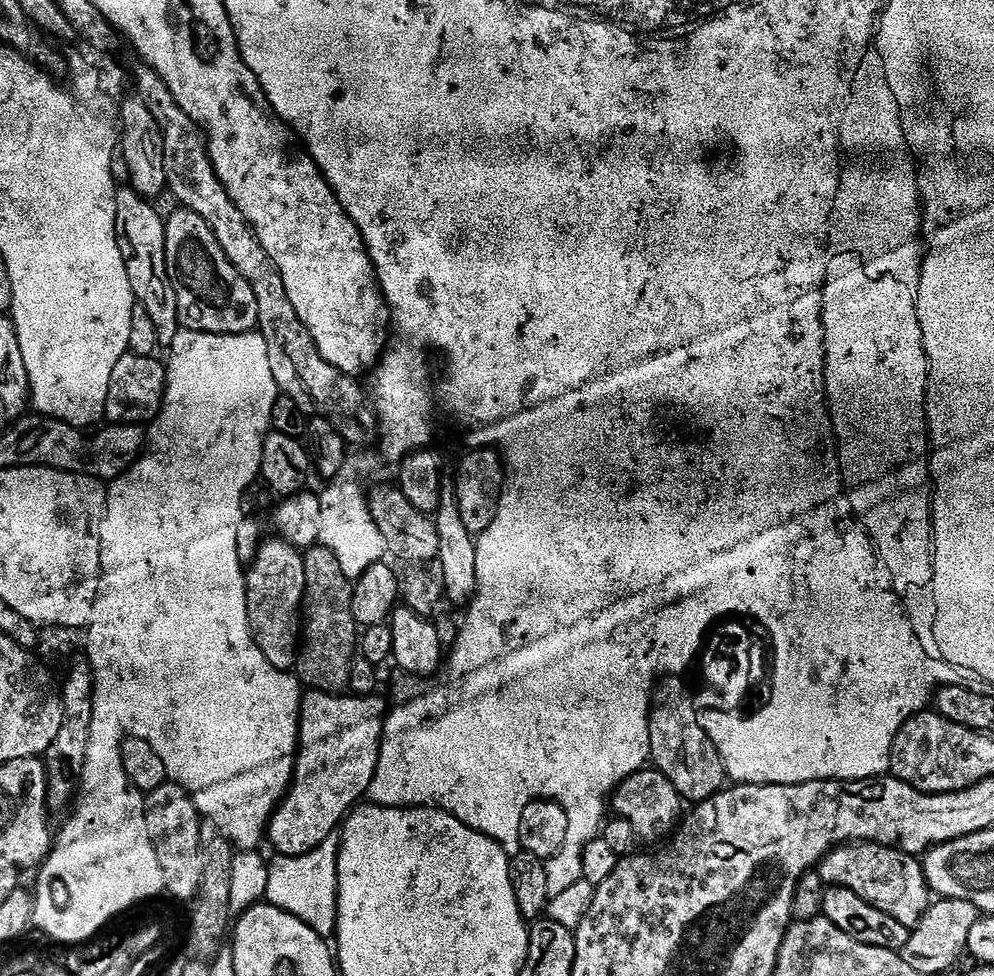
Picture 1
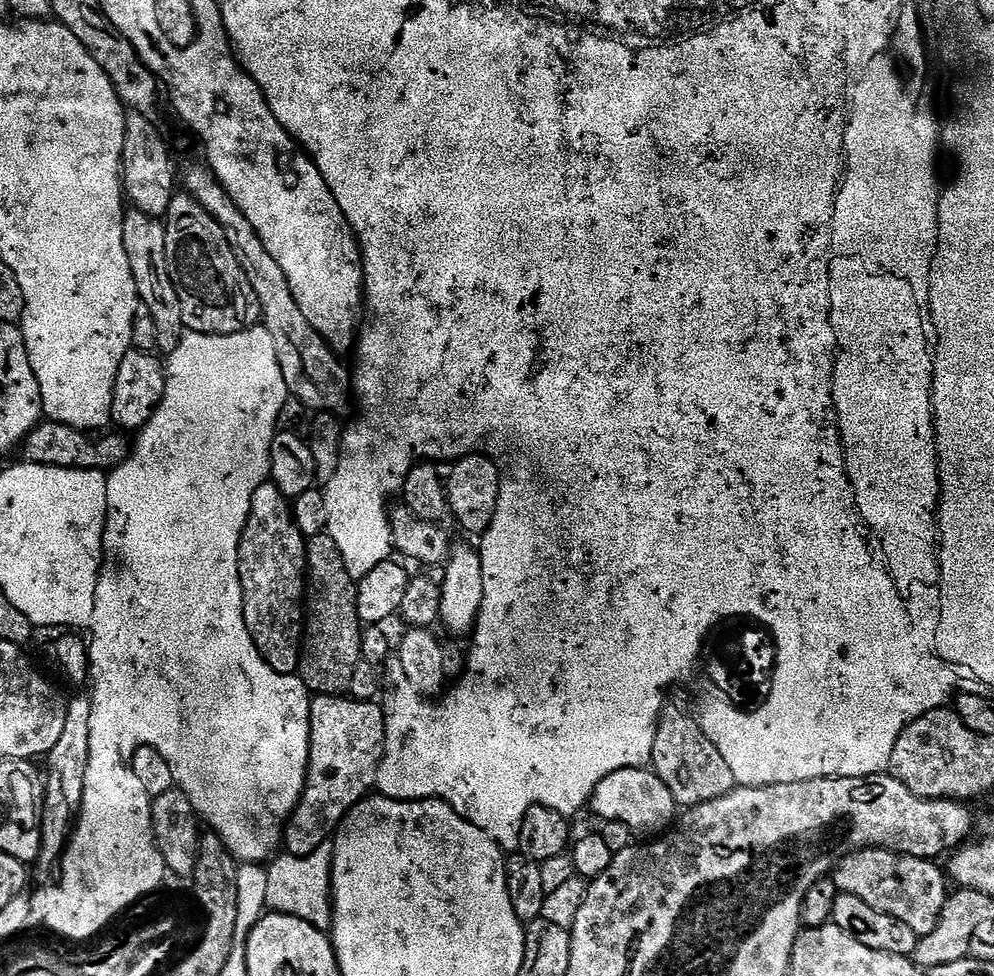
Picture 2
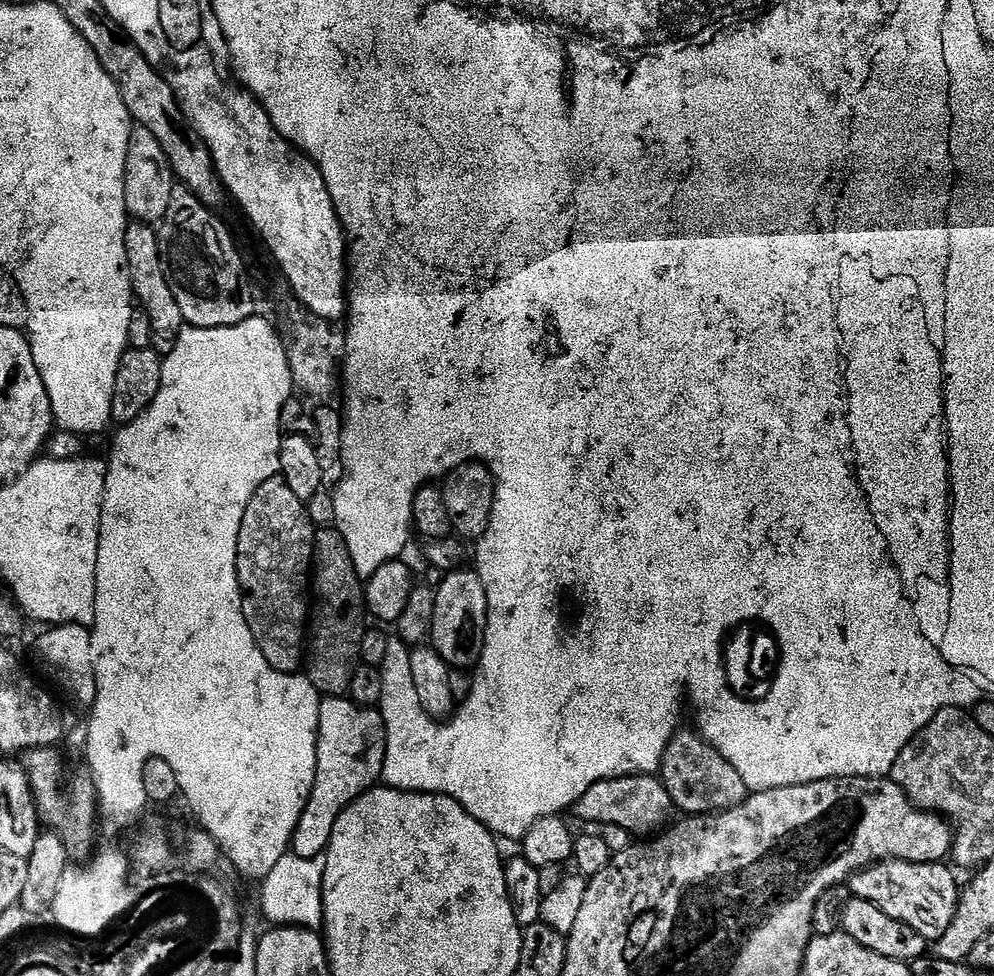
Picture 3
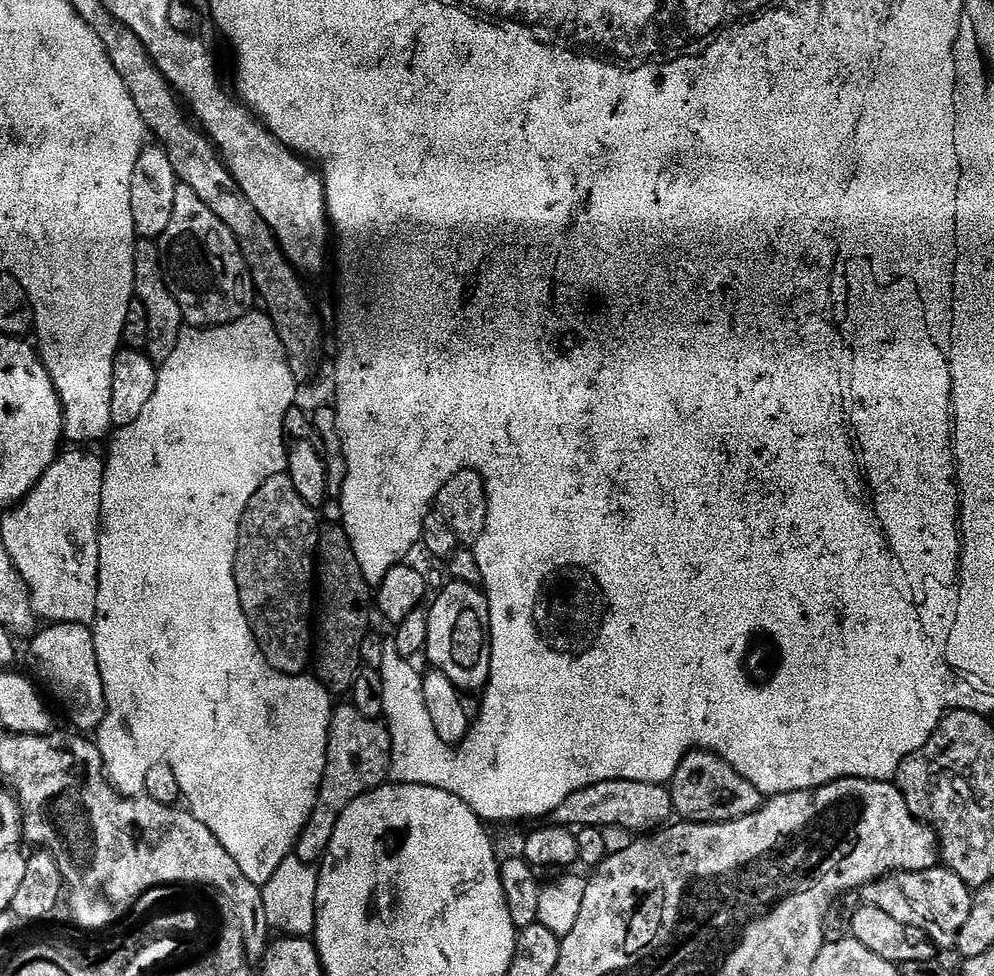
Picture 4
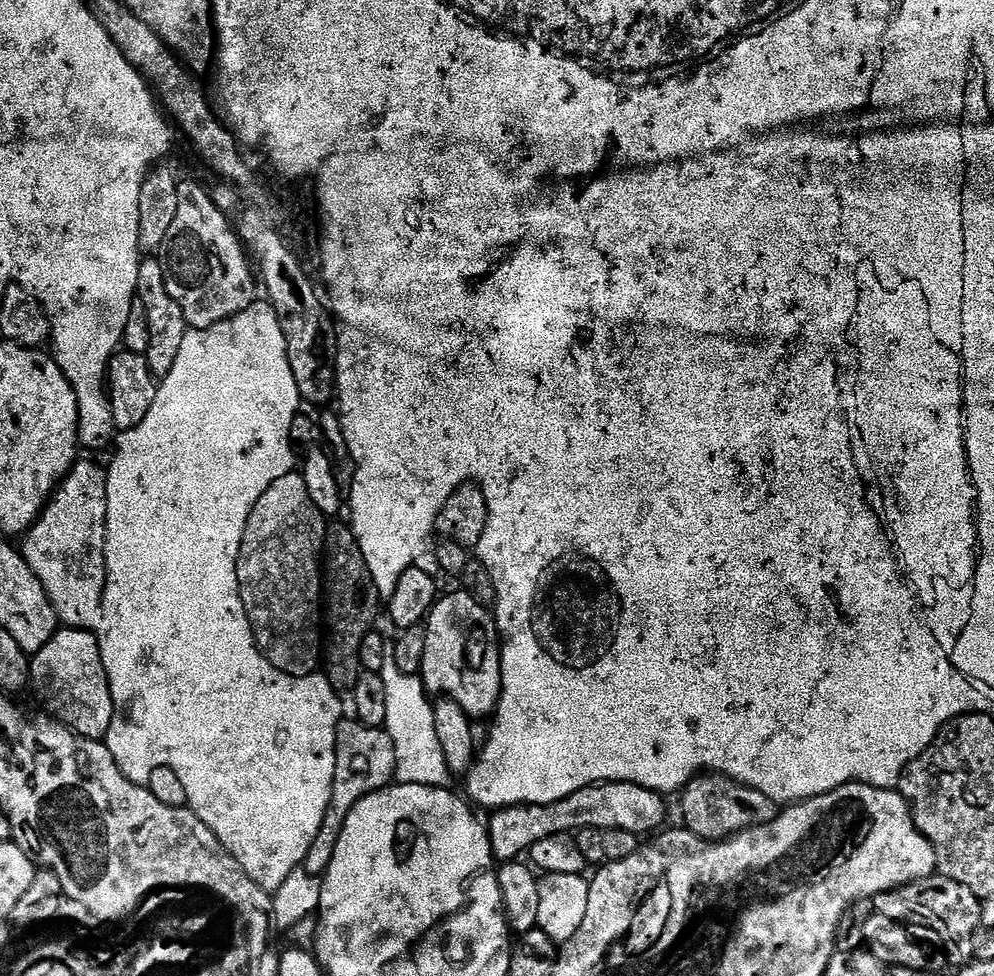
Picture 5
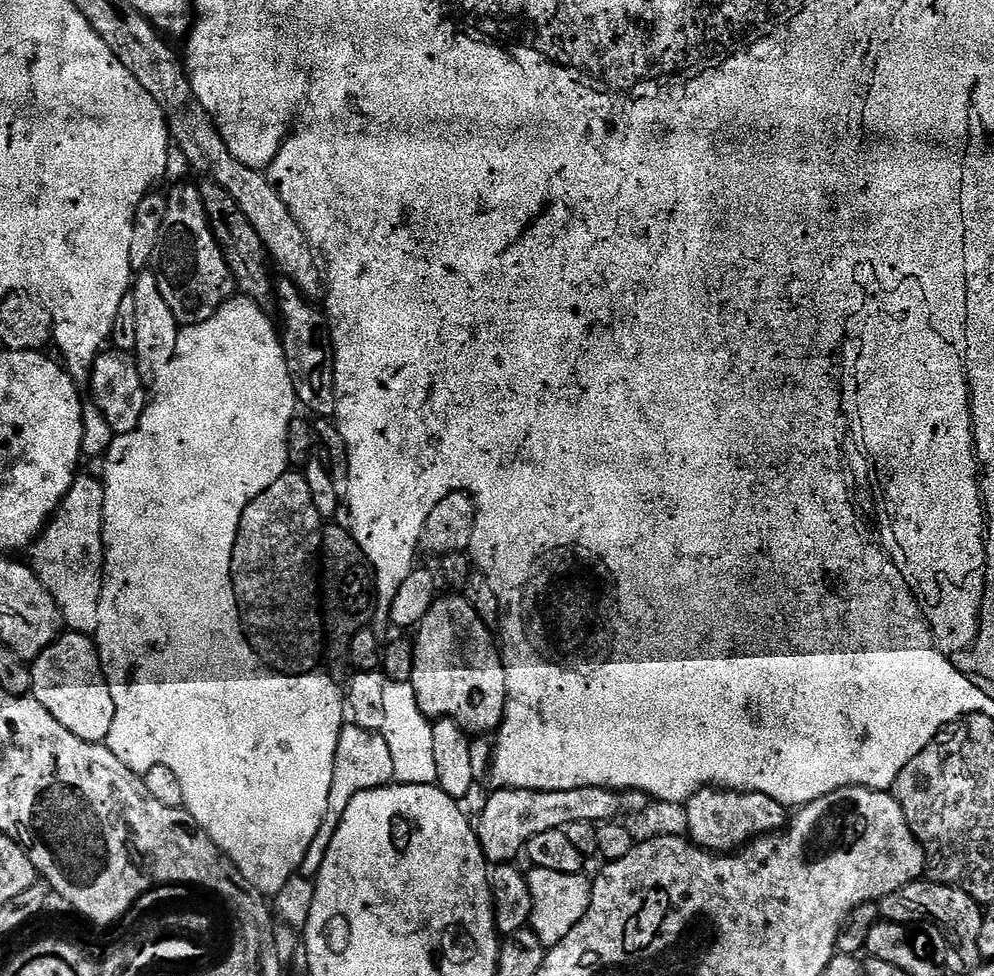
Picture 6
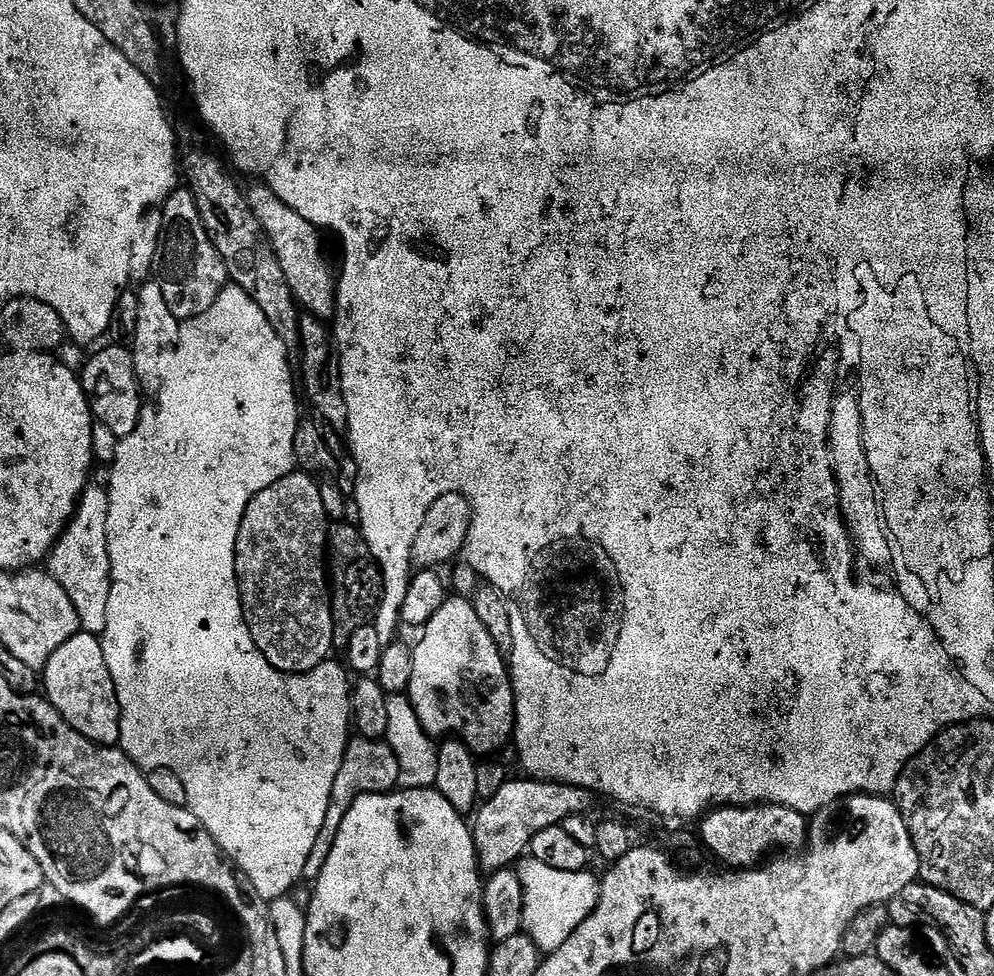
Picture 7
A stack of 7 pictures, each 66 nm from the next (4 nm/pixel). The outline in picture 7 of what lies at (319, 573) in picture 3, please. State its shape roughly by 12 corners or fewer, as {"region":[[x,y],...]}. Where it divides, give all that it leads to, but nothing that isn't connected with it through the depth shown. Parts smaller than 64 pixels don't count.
{"region":[[355,523],[328,529],[336,644],[373,619],[382,581]]}

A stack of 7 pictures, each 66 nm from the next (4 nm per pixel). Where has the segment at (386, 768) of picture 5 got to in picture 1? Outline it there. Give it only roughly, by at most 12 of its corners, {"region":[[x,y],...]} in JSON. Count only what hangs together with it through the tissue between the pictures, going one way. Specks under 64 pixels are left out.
{"region":[[303,693],[296,769],[266,833],[331,841],[367,797],[389,701]]}

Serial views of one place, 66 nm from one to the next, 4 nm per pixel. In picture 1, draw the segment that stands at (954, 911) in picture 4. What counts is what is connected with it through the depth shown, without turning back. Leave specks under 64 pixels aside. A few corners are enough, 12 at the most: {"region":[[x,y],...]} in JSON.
{"region":[[841,844],[820,861],[909,930],[934,903],[923,863],[895,846]]}

